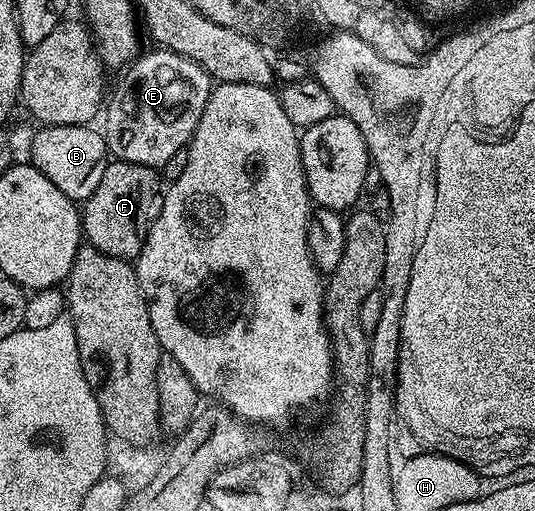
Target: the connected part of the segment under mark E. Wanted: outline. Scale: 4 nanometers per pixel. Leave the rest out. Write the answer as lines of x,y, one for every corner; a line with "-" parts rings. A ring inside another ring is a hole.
151,49
155,50
149,51
148,54
140,53
135,61
118,75
120,78
116,80
115,87
112,90
110,87
109,97
105,102
105,114
107,110
105,137
108,151
118,161
163,168
166,162
174,160
175,153
179,149
180,153
190,143
197,124
205,112
205,104
213,89
213,80
207,75
205,68
201,68
201,64
172,50

